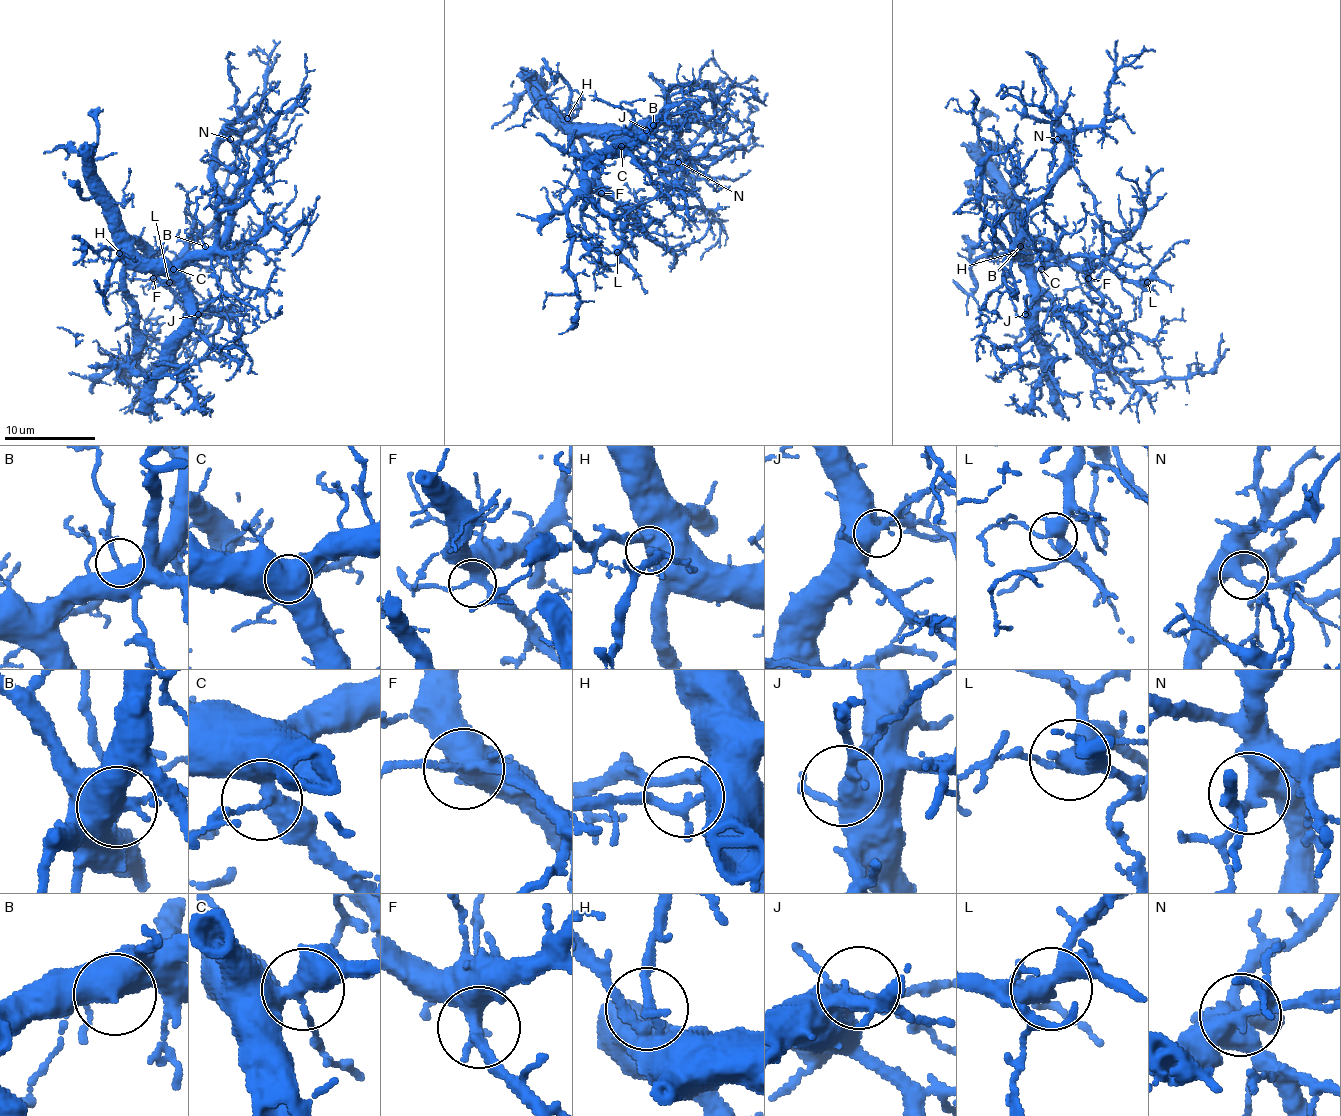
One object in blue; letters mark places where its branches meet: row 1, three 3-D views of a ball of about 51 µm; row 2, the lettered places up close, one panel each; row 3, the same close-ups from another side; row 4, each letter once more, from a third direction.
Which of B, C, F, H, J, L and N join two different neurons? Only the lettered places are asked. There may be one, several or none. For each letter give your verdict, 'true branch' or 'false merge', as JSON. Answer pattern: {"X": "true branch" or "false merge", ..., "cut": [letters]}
{"B": "true branch", "C": "true branch", "F": "true branch", "H": "true branch", "J": "true branch", "L": "true branch", "N": "true branch", "cut": []}

